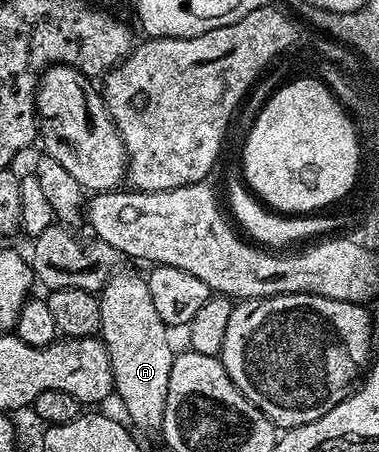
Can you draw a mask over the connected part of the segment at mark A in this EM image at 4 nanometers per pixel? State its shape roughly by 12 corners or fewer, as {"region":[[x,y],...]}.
{"region":[[120,269],[99,335],[132,428],[158,432],[177,354],[146,278]]}

